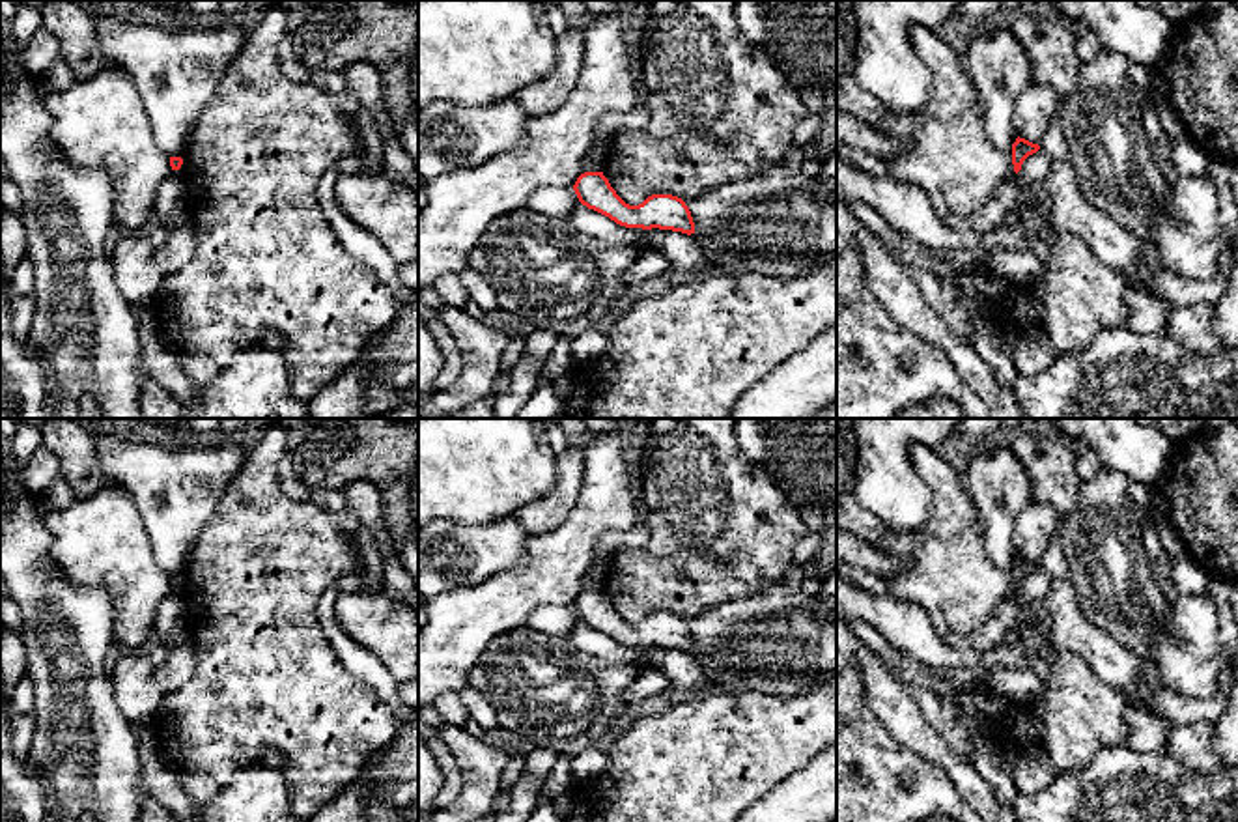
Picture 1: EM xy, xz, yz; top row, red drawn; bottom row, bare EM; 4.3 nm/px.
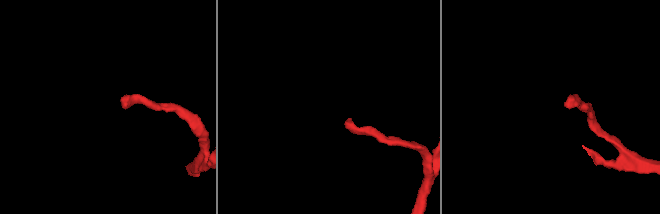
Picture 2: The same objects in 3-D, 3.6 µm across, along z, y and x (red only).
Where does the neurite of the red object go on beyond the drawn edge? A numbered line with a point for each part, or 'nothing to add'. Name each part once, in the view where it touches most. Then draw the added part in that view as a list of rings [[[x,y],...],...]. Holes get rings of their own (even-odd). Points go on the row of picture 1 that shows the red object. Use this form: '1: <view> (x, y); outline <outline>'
nothing to add

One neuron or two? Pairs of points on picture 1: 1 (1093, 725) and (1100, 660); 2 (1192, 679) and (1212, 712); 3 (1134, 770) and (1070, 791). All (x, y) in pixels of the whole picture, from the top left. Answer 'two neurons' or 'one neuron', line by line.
1: two neurons
2: two neurons
3: one neuron

